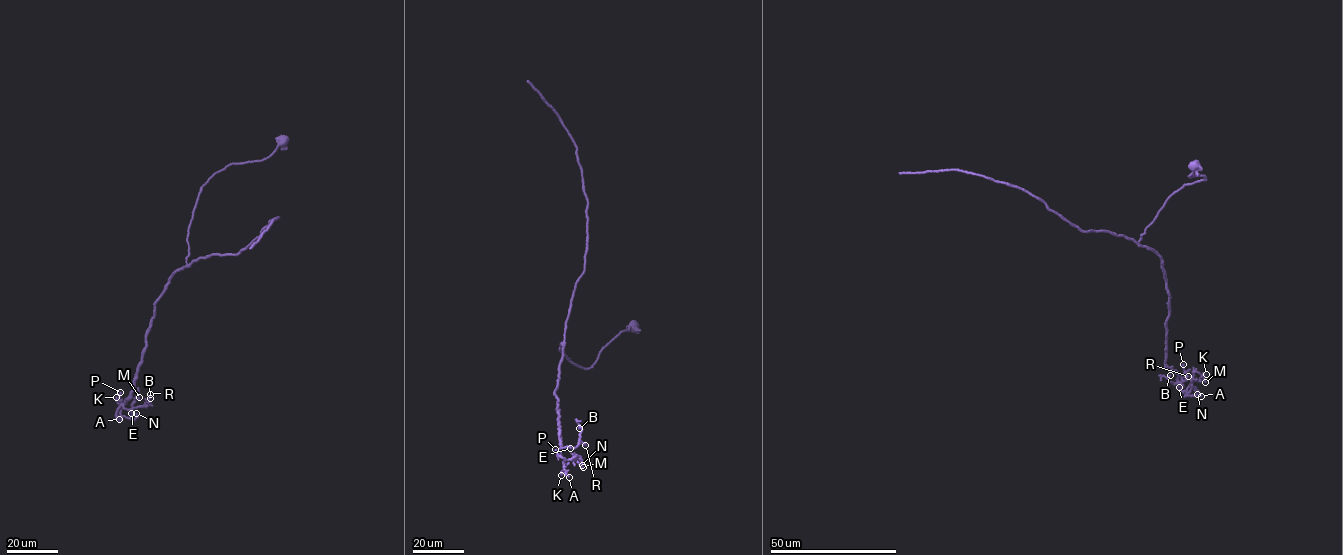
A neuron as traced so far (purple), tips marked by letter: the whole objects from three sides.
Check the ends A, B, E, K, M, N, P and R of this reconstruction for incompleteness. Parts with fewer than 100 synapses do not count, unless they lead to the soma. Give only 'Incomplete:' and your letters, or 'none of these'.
Incomplete: none of these

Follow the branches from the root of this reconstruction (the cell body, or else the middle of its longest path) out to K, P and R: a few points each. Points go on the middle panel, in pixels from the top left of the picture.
K: (633, 326), (589, 368), (575, 365), (560, 343), (555, 394), (561, 475)
P: (633, 326), (606, 344), (589, 368), (575, 365), (560, 350), (560, 343), (555, 394), (560, 454), (555, 449)
R: (633, 326), (589, 368), (575, 365), (560, 343), (555, 394), (560, 448), (585, 445)

